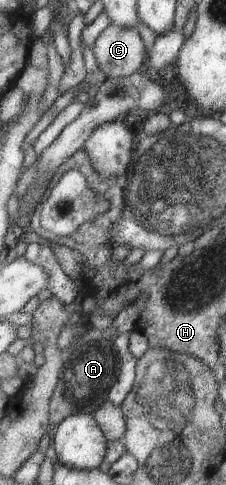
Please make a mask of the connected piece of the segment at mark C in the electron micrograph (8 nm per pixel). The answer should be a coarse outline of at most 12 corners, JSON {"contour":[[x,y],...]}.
{"contour":[[110,23],[92,49],[109,79],[130,76],[145,65],[135,27]]}

